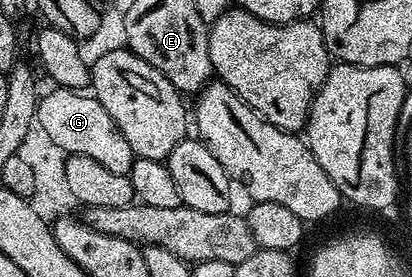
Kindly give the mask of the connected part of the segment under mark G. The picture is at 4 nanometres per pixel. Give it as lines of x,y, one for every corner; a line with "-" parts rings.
51,88
48,94
46,91
39,100
37,126
64,155
89,156
89,160
105,164
109,172
130,175
136,160
133,148
129,148
125,136
121,136
121,128
113,124
109,112
105,112
90,93
62,88

